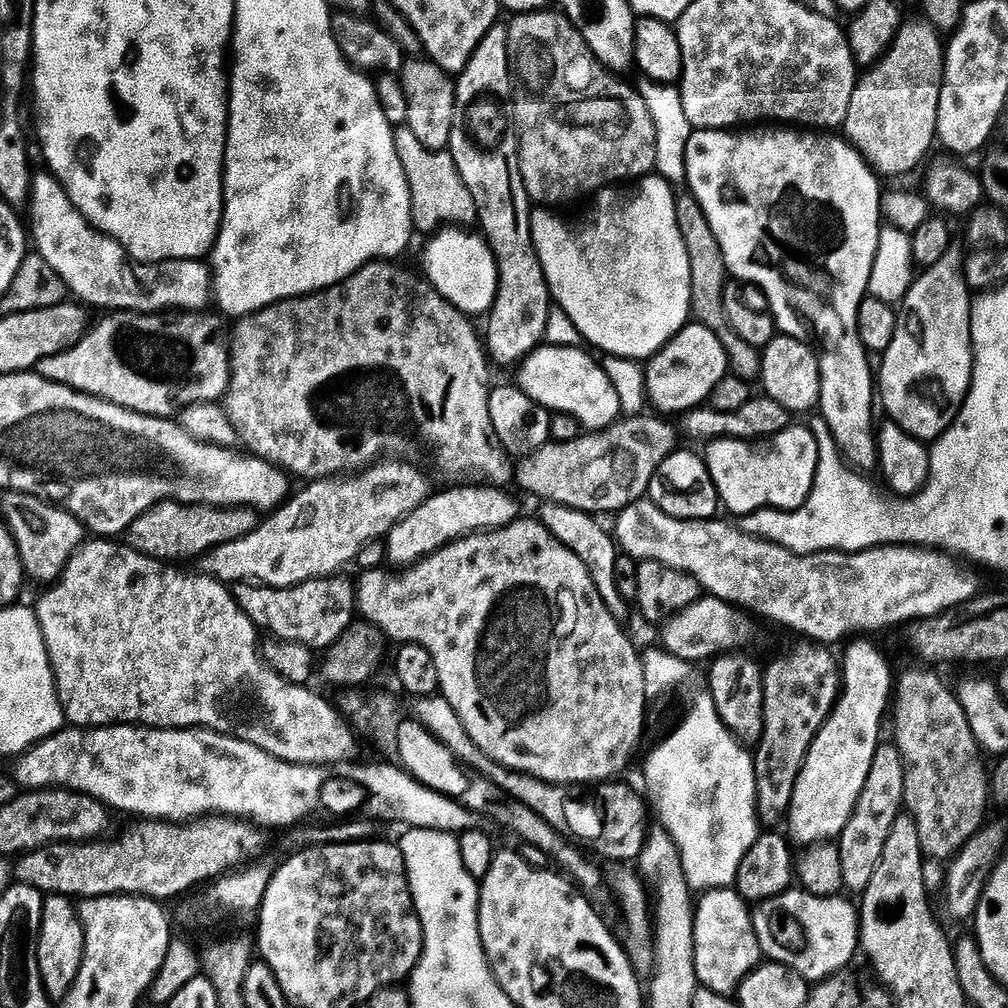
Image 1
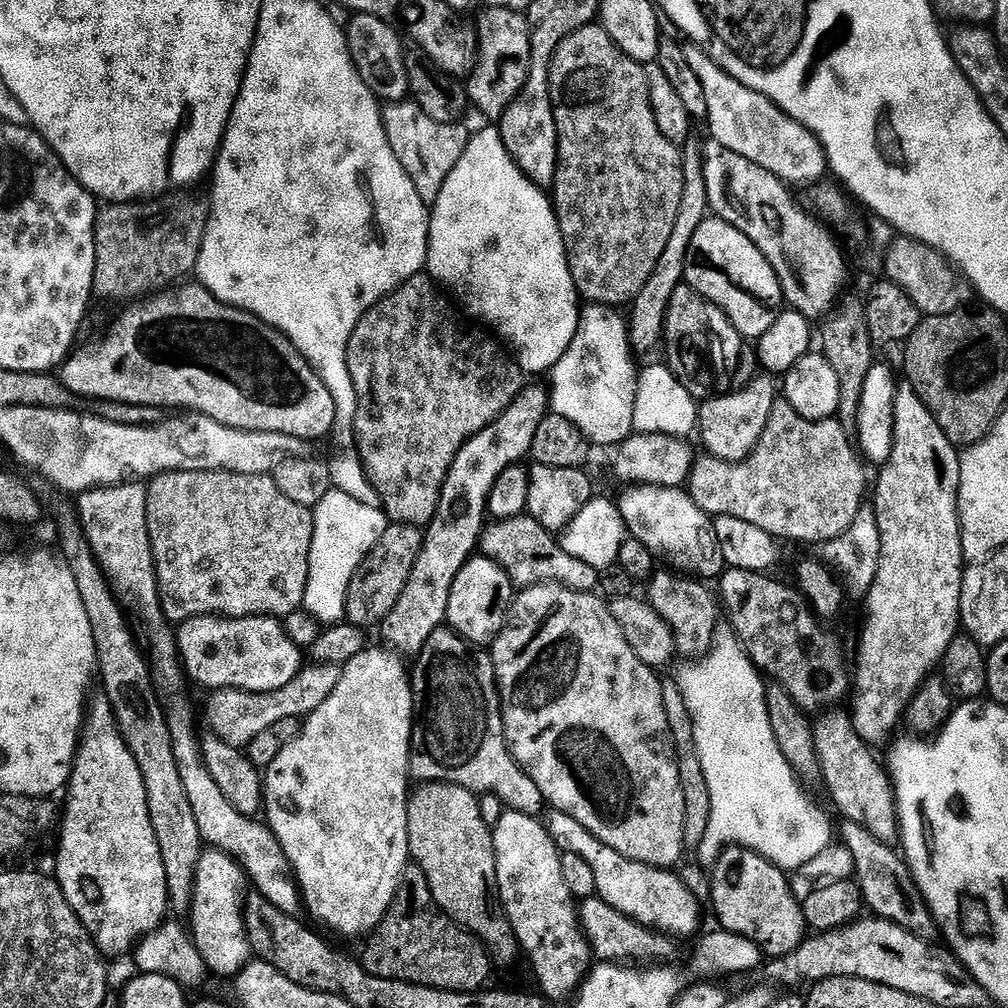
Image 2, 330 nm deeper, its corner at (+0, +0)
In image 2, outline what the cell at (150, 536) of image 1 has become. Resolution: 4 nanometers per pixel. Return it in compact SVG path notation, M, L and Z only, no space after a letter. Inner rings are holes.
M162 472L147 485L148 522L150 542L153 546L153 560L156 563L157 586L164 584L164 576L168 576L168 584L172 584L172 576L200 576L200 568L196 568L196 556L204 556L208 552L208 560L228 560L228 564L220 564L220 572L228 576L232 572L232 580L240 576L240 568L244 568L244 588L236 588L236 584L212 584L212 588L196 588L196 592L204 592L204 596L196 596L196 600L160 600L161 610L168 622L183 622L198 615L219 614L224 618L244 616L272 616L285 618L291 612L304 608L304 595L310 574L310 546L314 542L314 512L306 506L298 506L282 494L271 475L247 476L233 472Z

